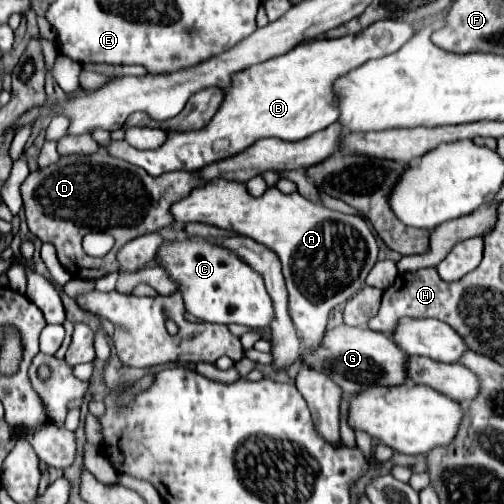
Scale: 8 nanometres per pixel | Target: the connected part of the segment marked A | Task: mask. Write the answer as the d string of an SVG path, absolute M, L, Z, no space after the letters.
M211 180L205 186L193 188L191 194L185 196L185 200L177 200L171 206L171 216L175 222L183 222L183 224L203 222L203 224L211 224L217 228L233 230L233 232L249 236L249 238L265 244L273 252L277 252L277 256L281 258L281 264L283 264L283 276L285 276L287 290L289 290L289 314L293 318L293 324L295 324L299 336L303 338L303 348L317 348L321 344L323 332L327 328L329 312L335 306L347 302L353 294L357 294L363 288L365 278L367 278L369 270L373 268L373 264L377 262L377 252L379 252L373 232L369 230L365 220L359 216L329 210L323 204L315 204L315 202L303 198L299 192L283 194L277 188L267 188L263 196L255 198L247 192L245 184L235 184L233 180L229 180L229 182L227 180Z

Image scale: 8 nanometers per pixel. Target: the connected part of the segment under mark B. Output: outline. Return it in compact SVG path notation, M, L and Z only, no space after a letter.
M381 20L381 22L371 24L367 30L363 30L357 36L343 36L337 40L323 38L323 40L299 44L293 50L289 50L287 54L281 54L279 58L275 56L271 60L265 60L263 64L253 64L251 68L245 68L243 72L237 72L235 76L231 76L231 84L223 90L223 104L219 106L219 112L215 112L215 116L211 118L211 124L207 124L207 128L203 128L199 132L167 132L167 144L161 144L155 150L137 150L131 144L127 144L125 140L119 140L119 142L111 140L107 146L101 146L101 148L107 150L115 158L123 158L129 164L145 168L151 176L161 176L161 174L173 172L173 170L187 170L187 172L201 170L203 166L207 166L211 162L217 162L217 160L223 160L223 158L243 152L259 138L275 136L275 138L289 140L289 142L303 140L303 138L311 136L311 132L319 132L319 130L327 128L329 124L337 122L339 110L333 104L333 90L331 90L335 78L347 74L349 70L365 64L371 58L383 58L383 56L395 52L413 34L415 34L415 30L407 22Z

